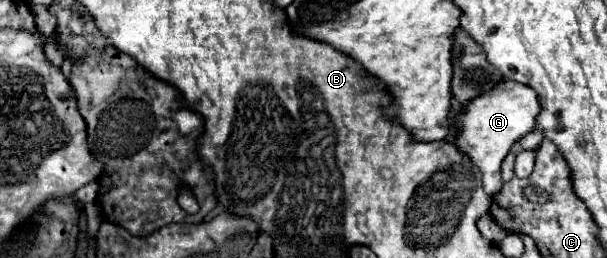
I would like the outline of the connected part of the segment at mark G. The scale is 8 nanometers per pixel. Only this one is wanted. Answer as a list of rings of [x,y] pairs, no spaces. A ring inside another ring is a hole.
[[[506,80],[498,86],[494,86],[490,92],[474,98],[464,108],[464,112],[458,116],[460,134],[458,134],[456,144],[480,168],[480,172],[484,176],[486,194],[492,196],[502,186],[502,172],[500,172],[502,160],[506,158],[510,148],[520,138],[524,138],[526,134],[530,134],[532,130],[538,128],[536,116],[540,114],[540,110],[542,108],[540,108],[540,102],[538,102],[538,94],[530,86]]]

